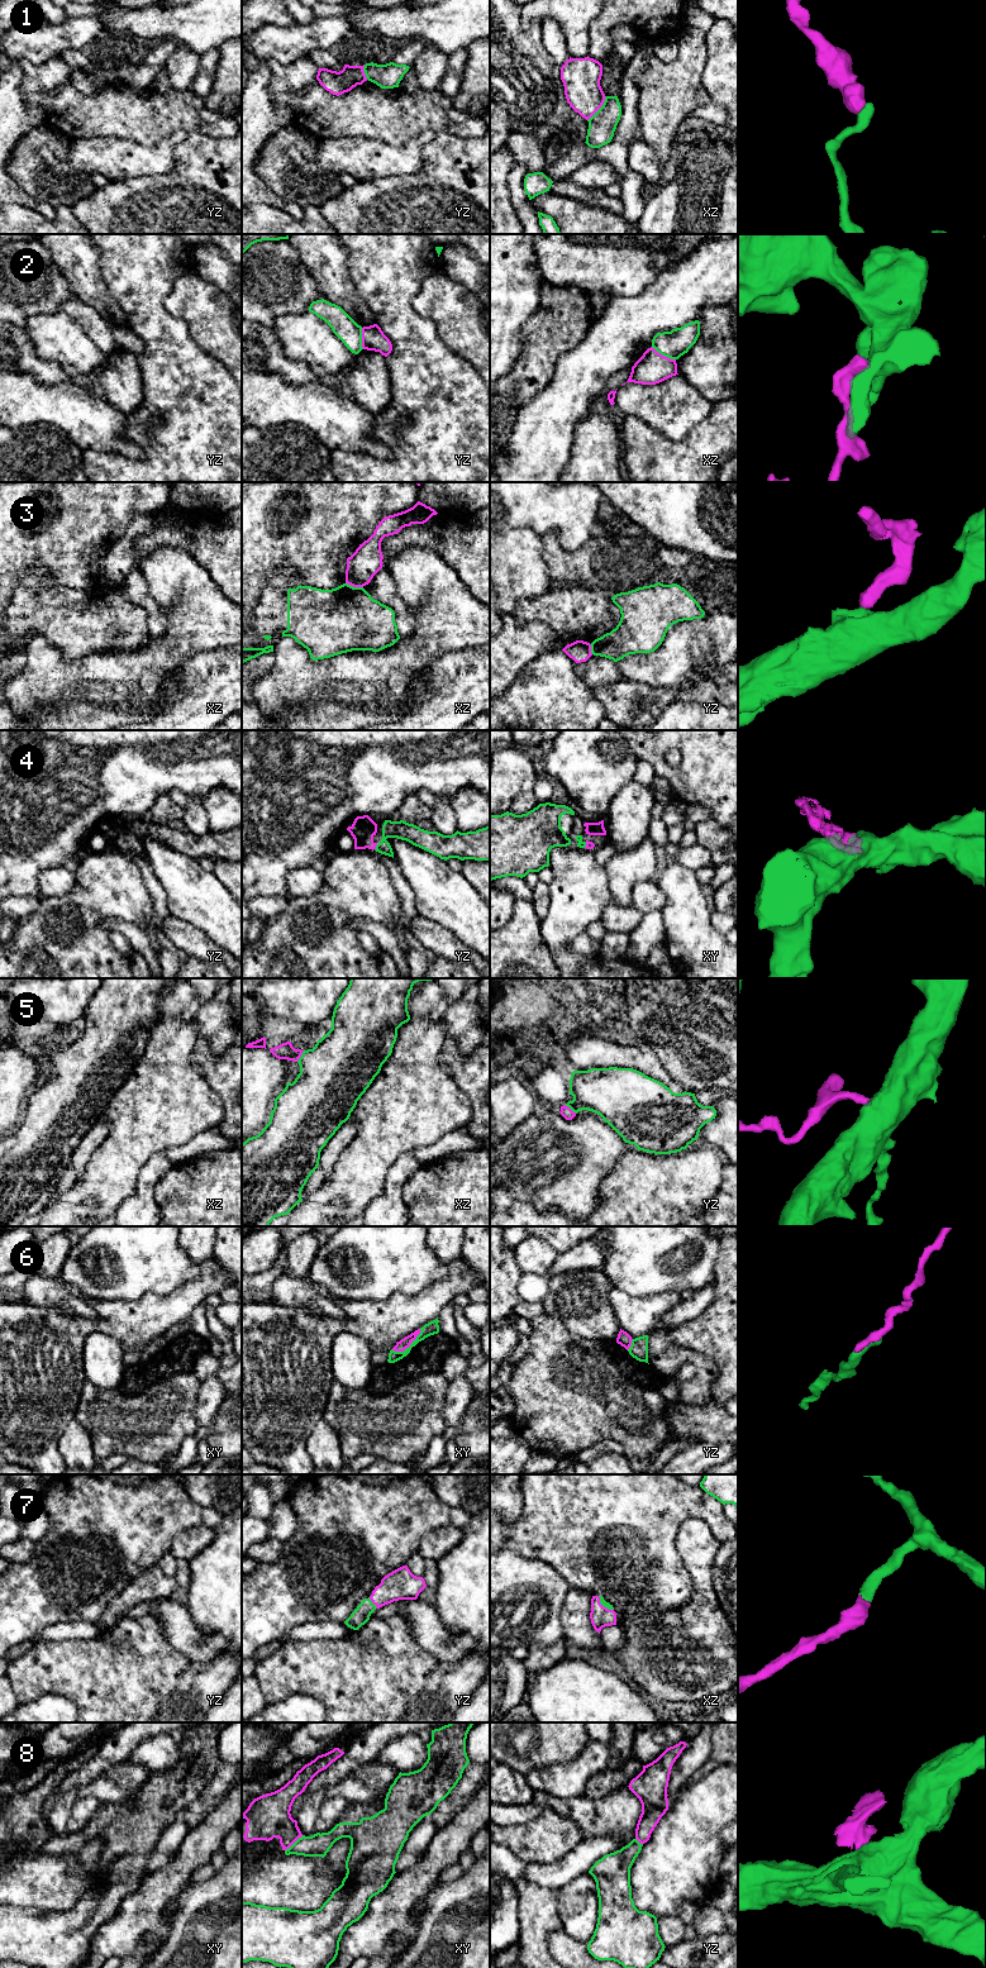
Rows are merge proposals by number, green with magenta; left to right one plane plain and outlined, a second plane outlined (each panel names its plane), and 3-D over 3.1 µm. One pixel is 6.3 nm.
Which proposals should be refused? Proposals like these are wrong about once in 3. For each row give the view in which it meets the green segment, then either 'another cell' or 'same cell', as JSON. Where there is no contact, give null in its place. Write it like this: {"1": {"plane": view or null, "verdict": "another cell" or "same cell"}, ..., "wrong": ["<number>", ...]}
{"1": {"plane": "xz", "verdict": "another cell"}, "2": {"plane": "xz", "verdict": "another cell"}, "3": {"plane": "xz", "verdict": "another cell"}, "4": {"plane": "yz", "verdict": "same cell"}, "5": {"plane": "yz", "verdict": "same cell"}, "6": {"plane": "xy", "verdict": "same cell"}, "7": {"plane": "yz", "verdict": "same cell"}, "8": {"plane": "xy", "verdict": "another cell"}, "wrong": ["1", "2", "3", "8"]}

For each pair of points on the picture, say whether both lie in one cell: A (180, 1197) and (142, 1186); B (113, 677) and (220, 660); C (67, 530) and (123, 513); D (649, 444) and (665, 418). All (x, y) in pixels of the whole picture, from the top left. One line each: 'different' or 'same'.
A: different
B: different
C: same
D: different

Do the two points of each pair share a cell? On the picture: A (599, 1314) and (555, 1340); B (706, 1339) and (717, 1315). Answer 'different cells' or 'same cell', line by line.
A: different cells
B: same cell

